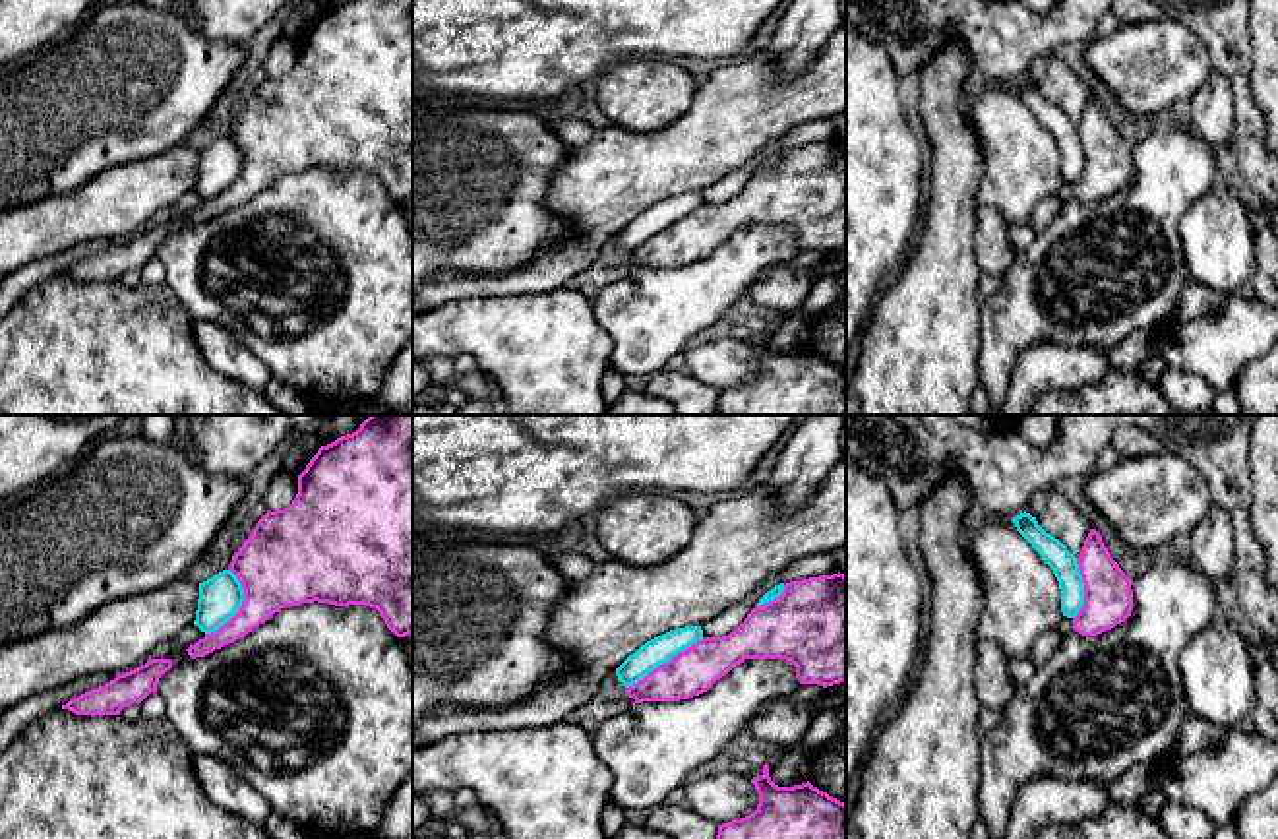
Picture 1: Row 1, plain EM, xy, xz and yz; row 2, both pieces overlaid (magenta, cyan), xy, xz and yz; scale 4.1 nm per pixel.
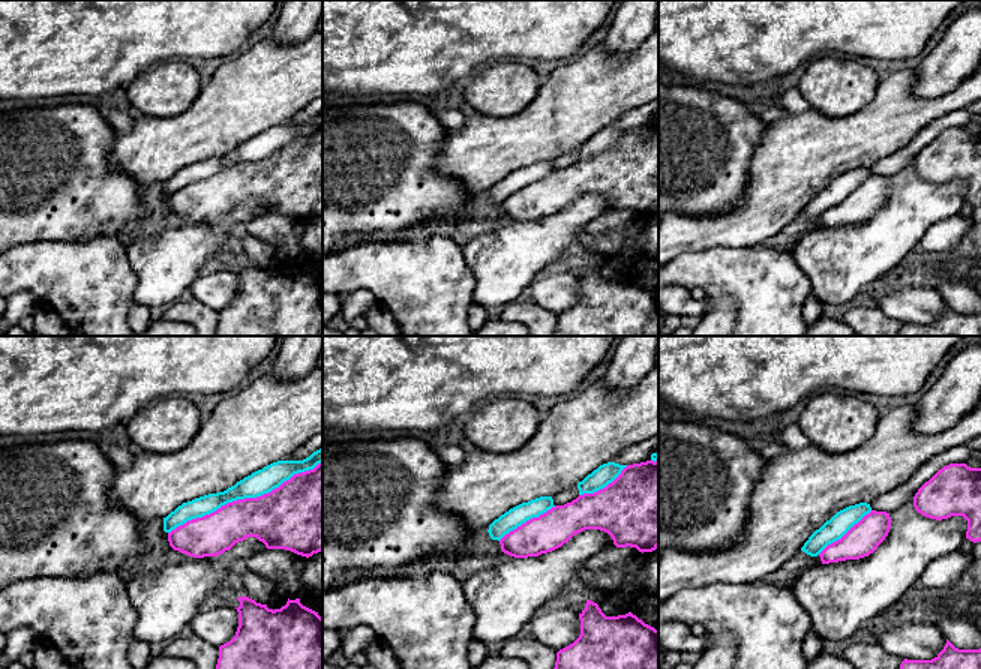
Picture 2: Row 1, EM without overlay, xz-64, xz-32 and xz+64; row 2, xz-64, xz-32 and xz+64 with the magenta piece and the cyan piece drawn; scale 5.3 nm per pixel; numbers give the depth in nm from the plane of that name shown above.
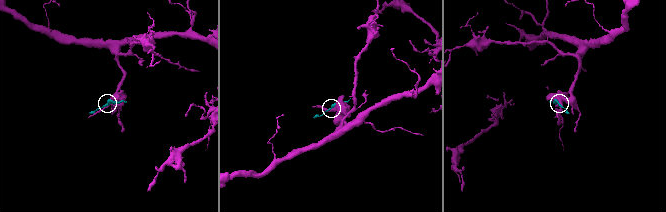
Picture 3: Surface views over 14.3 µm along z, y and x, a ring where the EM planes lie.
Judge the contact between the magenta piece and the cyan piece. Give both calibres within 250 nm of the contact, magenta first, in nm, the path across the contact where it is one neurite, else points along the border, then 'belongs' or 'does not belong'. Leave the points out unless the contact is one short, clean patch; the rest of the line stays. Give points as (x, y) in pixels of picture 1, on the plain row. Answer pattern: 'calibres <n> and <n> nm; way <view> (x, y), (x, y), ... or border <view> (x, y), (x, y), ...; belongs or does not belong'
calibres 190 and 120 nm; does not belong

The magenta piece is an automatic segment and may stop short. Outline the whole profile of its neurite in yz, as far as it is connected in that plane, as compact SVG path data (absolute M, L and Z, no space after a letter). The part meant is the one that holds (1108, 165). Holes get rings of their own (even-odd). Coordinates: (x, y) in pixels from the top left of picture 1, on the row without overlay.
M1090 95L1077 130L1084 149L1084 169L1073 184L1073 196L1098 202L1125 188L1133 176L1133 147L1110 122L1096 95Z

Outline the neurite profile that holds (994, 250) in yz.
M991 205L976 209L976 260L982 273L1003 277L1015 258L1009 225Z

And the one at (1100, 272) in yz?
M1185 120L1179 126L1156 124L1131 151L1131 182L1098 202L1069 198L1061 211L1024 250L1015 250L999 291L982 300L978 384L989 407L1001 411L1009 393L1011 372L1032 345L1053 341L1111 353L1127 337L1142 329L1166 329L1175 324L1181 287L1191 281L1183 265L1179 221L1183 213L1220 180L1220 165L1212 145Z

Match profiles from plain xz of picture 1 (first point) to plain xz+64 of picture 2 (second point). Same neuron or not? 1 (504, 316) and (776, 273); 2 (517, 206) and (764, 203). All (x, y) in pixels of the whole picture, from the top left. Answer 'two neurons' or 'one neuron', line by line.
1: one neuron
2: two neurons

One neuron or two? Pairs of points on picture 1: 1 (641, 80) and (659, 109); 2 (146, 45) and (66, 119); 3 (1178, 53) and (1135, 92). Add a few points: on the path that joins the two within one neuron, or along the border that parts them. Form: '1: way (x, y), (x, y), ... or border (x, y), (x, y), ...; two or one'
1: way (641, 88), (651, 101); one
2: way (126, 64), (86, 103); one
3: way (1168, 62), (1145, 82); one

